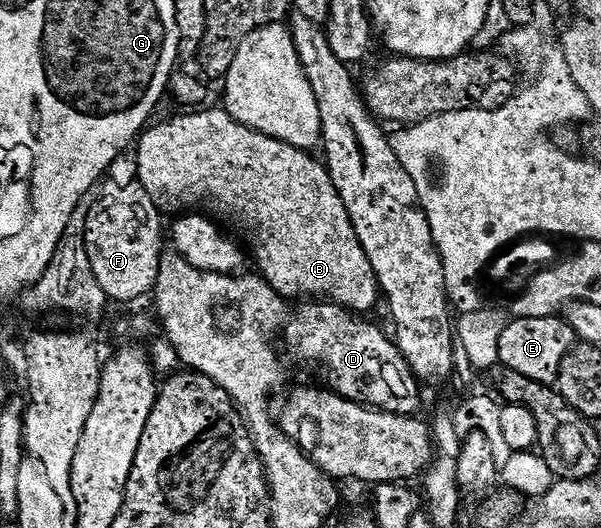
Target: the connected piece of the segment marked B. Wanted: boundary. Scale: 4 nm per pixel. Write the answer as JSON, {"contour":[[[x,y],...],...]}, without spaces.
{"contour":[[[198,109],[193,112],[195,115],[178,115],[175,119],[168,120],[167,123],[160,123],[156,127],[154,127],[155,125],[149,126],[146,130],[143,130],[137,140],[138,175],[136,175],[136,181],[149,193],[159,211],[170,217],[178,217],[183,213],[201,213],[217,221],[223,228],[229,229],[231,232],[238,231],[239,236],[237,235],[237,238],[245,244],[248,251],[248,246],[250,246],[250,251],[254,254],[259,269],[262,270],[259,271],[261,278],[265,279],[268,286],[277,295],[282,296],[283,300],[291,301],[290,299],[298,298],[298,300],[301,300],[303,297],[309,297],[314,301],[329,301],[338,304],[345,307],[350,313],[373,312],[374,306],[378,304],[380,298],[378,278],[372,269],[372,261],[368,261],[368,253],[364,253],[364,249],[360,245],[360,237],[356,237],[356,229],[348,217],[348,209],[344,209],[344,201],[340,201],[340,193],[336,193],[336,185],[332,185],[332,177],[326,169],[325,162],[318,160],[317,163],[311,152],[301,151],[284,141],[276,141],[264,133],[240,125],[225,109],[206,110]]]}

